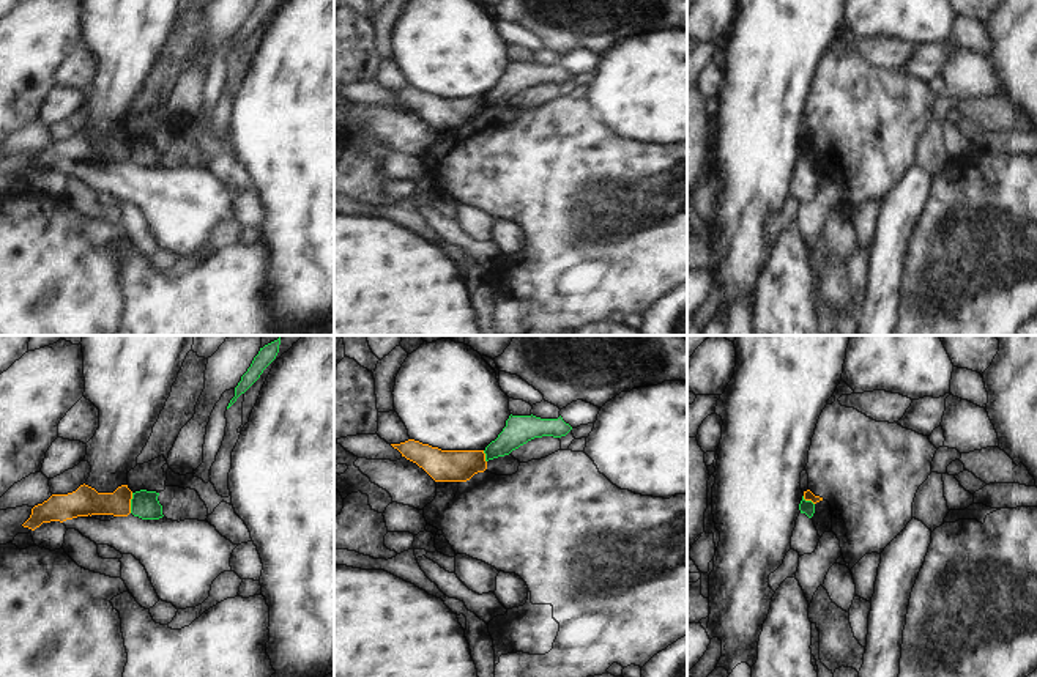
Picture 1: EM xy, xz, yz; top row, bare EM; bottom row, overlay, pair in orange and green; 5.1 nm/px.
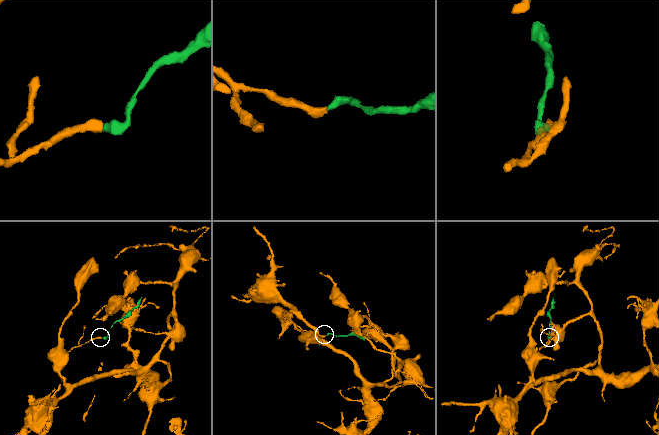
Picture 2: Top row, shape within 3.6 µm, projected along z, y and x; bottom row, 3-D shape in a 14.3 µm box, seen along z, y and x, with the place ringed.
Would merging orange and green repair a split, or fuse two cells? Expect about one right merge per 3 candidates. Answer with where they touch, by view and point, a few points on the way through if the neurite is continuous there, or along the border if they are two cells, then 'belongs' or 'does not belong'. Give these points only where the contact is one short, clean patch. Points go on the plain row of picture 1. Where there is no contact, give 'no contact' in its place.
meets orange in xy at (130, 150); border along xy (133, 140), (130, 159); does not belong

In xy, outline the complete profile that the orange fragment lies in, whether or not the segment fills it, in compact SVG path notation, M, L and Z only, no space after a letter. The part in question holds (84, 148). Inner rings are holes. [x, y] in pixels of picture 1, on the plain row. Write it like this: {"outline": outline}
{"outline": "M84 131L72 140L52 142L43 151L35 153L30 165L22 173L35 178L43 170L63 170L77 164L128 164L131 161L131 146L132 139L128 132L118 134L113 140L98 140Z"}

